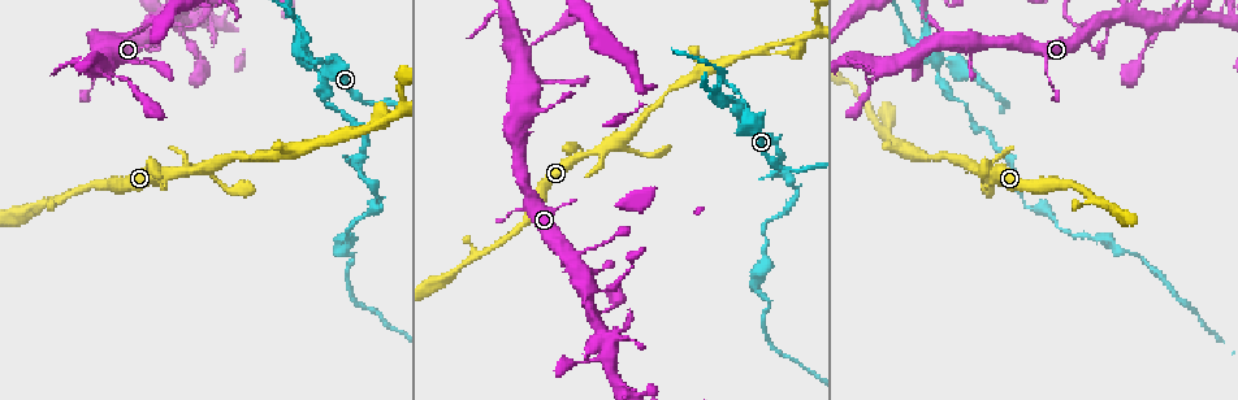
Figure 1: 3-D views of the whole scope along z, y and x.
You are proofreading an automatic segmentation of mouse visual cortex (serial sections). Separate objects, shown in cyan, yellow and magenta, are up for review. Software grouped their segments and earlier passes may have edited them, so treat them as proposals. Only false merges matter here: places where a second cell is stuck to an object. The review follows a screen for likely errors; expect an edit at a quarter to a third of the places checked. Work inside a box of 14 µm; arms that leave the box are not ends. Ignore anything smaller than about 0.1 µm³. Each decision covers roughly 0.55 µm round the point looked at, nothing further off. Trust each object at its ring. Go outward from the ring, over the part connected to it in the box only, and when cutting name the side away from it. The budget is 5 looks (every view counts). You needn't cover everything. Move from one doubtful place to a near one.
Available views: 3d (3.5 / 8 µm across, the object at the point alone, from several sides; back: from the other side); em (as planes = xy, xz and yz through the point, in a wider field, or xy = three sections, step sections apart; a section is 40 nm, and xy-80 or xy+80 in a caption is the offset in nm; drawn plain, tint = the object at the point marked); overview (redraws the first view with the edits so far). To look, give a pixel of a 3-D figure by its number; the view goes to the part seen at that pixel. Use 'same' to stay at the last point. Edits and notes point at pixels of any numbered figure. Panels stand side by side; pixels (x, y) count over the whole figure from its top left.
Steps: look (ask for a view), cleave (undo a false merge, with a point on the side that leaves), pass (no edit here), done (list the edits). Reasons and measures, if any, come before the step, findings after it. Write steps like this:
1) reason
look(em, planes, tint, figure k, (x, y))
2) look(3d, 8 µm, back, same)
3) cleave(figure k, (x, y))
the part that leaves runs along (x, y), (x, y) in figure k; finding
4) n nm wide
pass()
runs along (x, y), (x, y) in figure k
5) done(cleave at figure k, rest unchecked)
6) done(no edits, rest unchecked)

thin neck
look(em, xy, step 2, tint, figure 1, (596, 290))

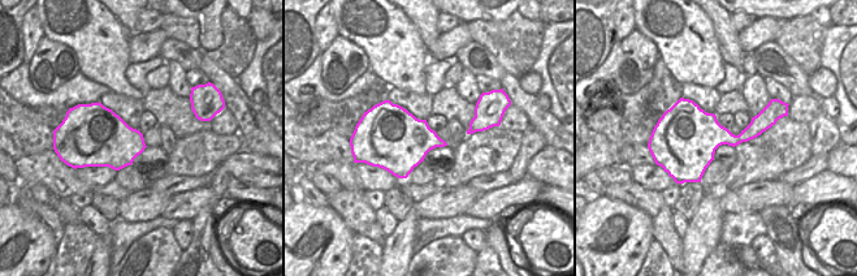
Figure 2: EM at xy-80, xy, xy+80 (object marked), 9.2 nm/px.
look(3d, 3.5 µm, same)

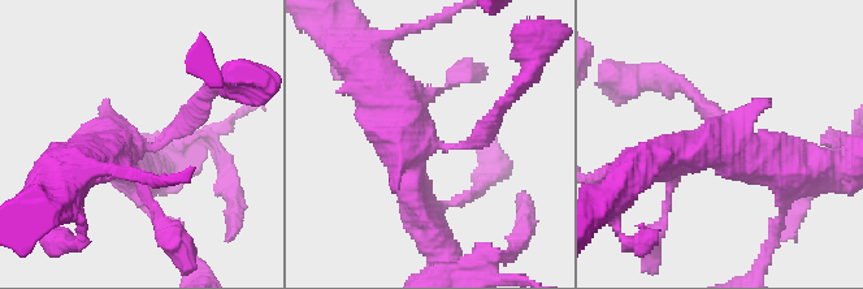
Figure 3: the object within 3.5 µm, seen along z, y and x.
pass()
runs along (376, 72), (428, 221) in figure 3; all the same cell

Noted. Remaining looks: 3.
thin arm on a thick one
look(3d, 8 µm, back, figure 1, (609, 343))

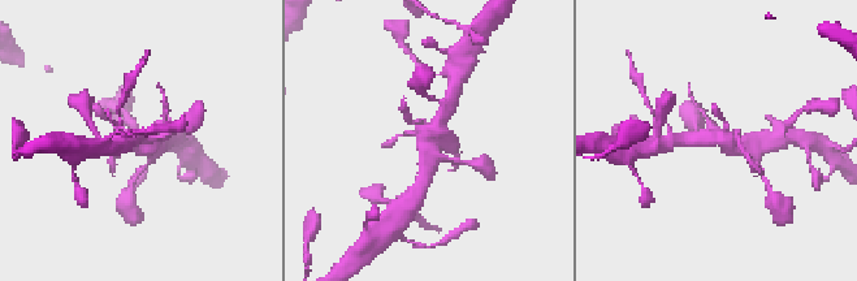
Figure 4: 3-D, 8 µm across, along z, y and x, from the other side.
zoom in
look(3d, 3.5 µm, figure 4, (426, 134))

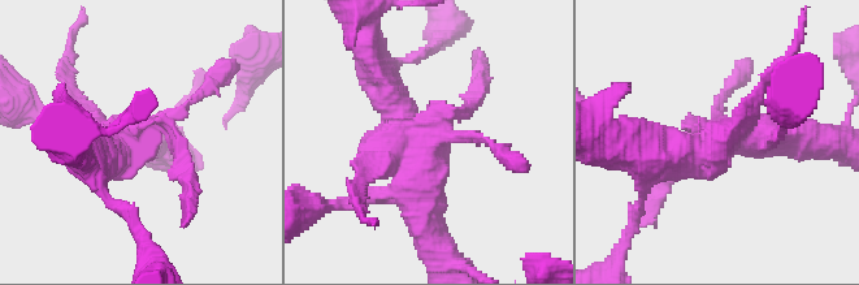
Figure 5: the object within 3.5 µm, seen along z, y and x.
shape alone is not enough
look(em, xy, step 5, tint, figure 5, (422, 146))

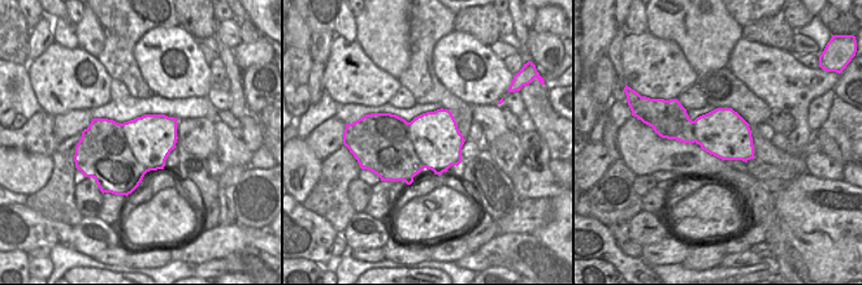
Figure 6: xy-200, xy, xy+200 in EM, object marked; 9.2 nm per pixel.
cleave(figure 5, (737, 112))
border along (121, 124), (131, 154), (148, 171) in figure 6; two cells meet here

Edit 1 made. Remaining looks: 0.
done(cleave at figure 5, rest unchecked)

